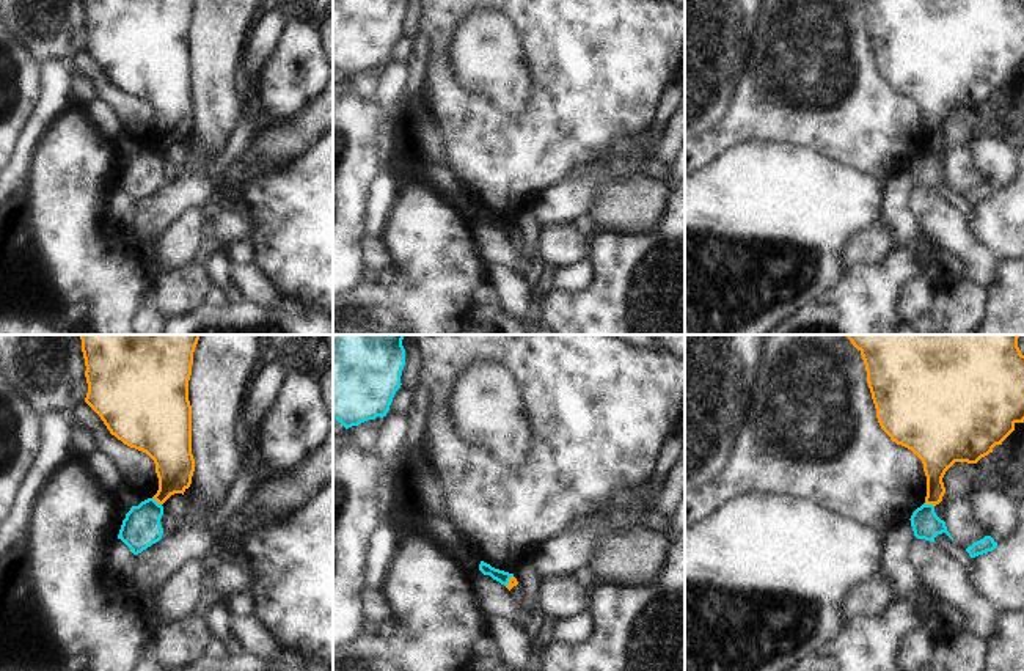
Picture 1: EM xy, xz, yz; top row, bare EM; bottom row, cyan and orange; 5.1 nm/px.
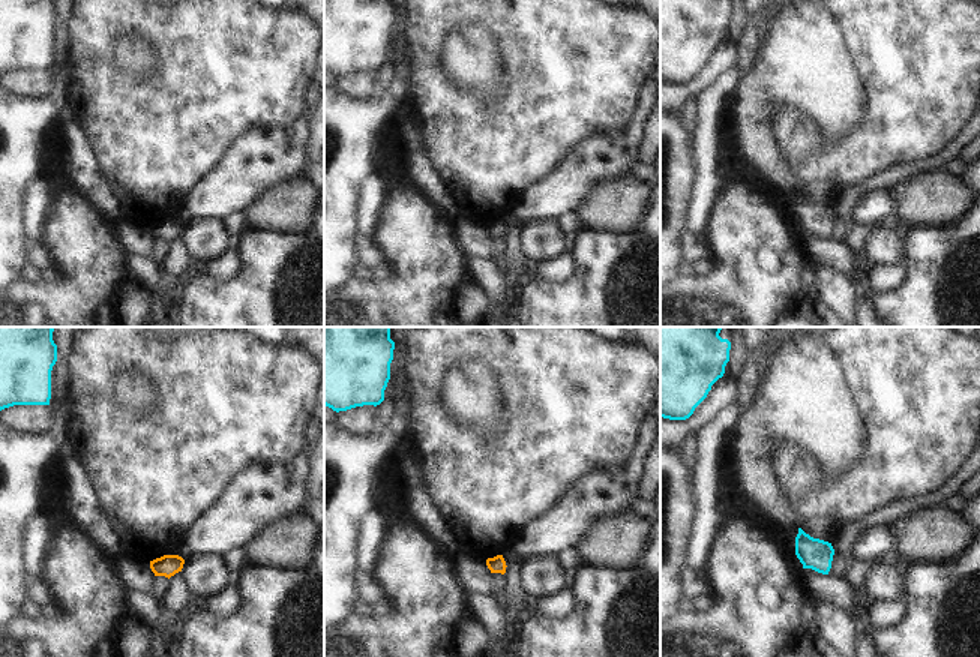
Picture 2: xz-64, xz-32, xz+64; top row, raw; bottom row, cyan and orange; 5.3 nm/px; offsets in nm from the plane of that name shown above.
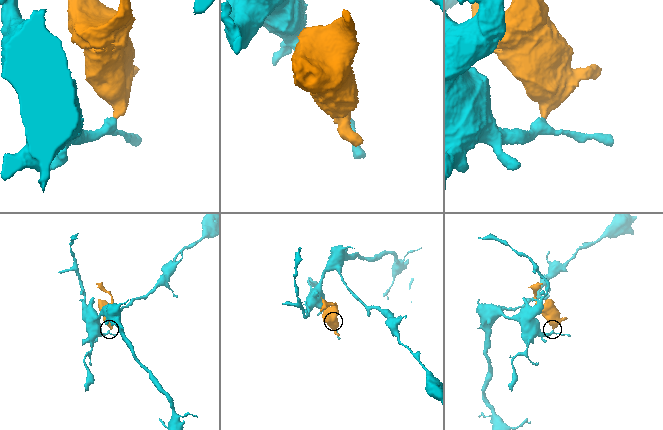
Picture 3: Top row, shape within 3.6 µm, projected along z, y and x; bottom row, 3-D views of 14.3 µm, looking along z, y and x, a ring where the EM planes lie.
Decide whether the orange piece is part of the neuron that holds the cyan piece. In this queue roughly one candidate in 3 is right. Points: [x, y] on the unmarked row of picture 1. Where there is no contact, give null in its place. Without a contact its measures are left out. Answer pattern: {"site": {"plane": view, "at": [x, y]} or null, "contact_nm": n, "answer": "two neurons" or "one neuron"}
{"site": {"plane": "xy", "at": [156, 150]}, "contact_nm": 60, "answer": "two neurons"}

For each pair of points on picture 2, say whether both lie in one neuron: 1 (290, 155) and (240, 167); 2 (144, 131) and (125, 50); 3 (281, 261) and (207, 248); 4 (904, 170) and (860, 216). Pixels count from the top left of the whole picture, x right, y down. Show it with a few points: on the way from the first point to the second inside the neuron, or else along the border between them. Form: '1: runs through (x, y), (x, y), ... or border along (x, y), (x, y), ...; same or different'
1: runs through (278, 155), (266, 155), (252, 164); same
2: border along (114, 44), (114, 60), (135, 80), (155, 63); different
3: border along (236, 239), (233, 245); different
4: border along (887, 188), (868, 191), (854, 206); different

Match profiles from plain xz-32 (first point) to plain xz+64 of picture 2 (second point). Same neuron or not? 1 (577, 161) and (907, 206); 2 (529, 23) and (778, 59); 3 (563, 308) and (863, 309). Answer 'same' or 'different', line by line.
1: different
2: different
3: different

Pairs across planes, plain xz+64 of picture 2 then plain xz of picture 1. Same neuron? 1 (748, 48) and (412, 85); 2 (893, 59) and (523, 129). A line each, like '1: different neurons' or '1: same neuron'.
1: same neuron
2: same neuron

